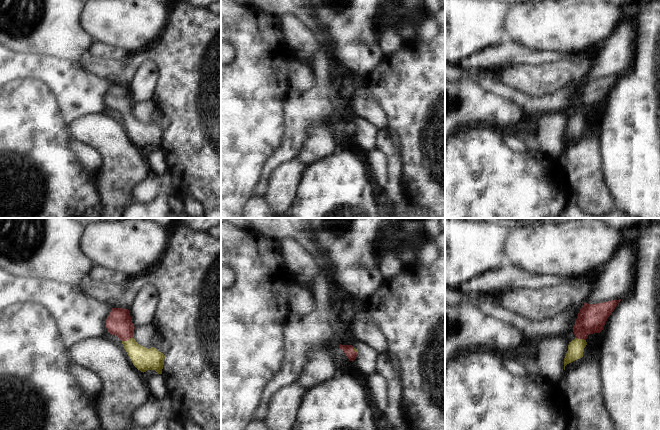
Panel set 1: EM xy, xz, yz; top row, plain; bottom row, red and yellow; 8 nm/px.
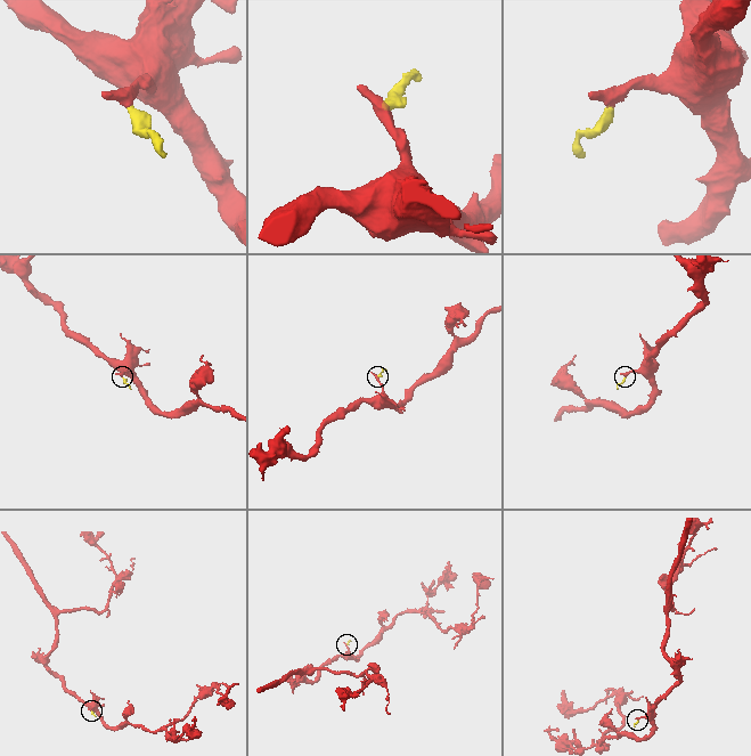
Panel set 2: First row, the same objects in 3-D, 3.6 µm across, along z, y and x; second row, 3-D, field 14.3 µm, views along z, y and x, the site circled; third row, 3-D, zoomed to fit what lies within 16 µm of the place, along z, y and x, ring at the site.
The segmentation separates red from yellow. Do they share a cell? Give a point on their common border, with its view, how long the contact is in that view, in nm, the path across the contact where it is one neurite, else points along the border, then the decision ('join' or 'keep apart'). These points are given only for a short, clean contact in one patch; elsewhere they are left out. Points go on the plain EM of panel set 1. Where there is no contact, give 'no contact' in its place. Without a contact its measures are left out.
contact xy (127, 115); length 90 nm; way xy (119, 99), (124, 105), (127, 115), (129, 120), (144, 135); join

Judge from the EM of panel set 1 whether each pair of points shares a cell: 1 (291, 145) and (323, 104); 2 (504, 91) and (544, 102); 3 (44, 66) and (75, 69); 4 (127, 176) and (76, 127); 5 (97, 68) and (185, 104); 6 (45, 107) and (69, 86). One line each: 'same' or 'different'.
1: same
2: same
3: same
4: same
5: same
6: different

